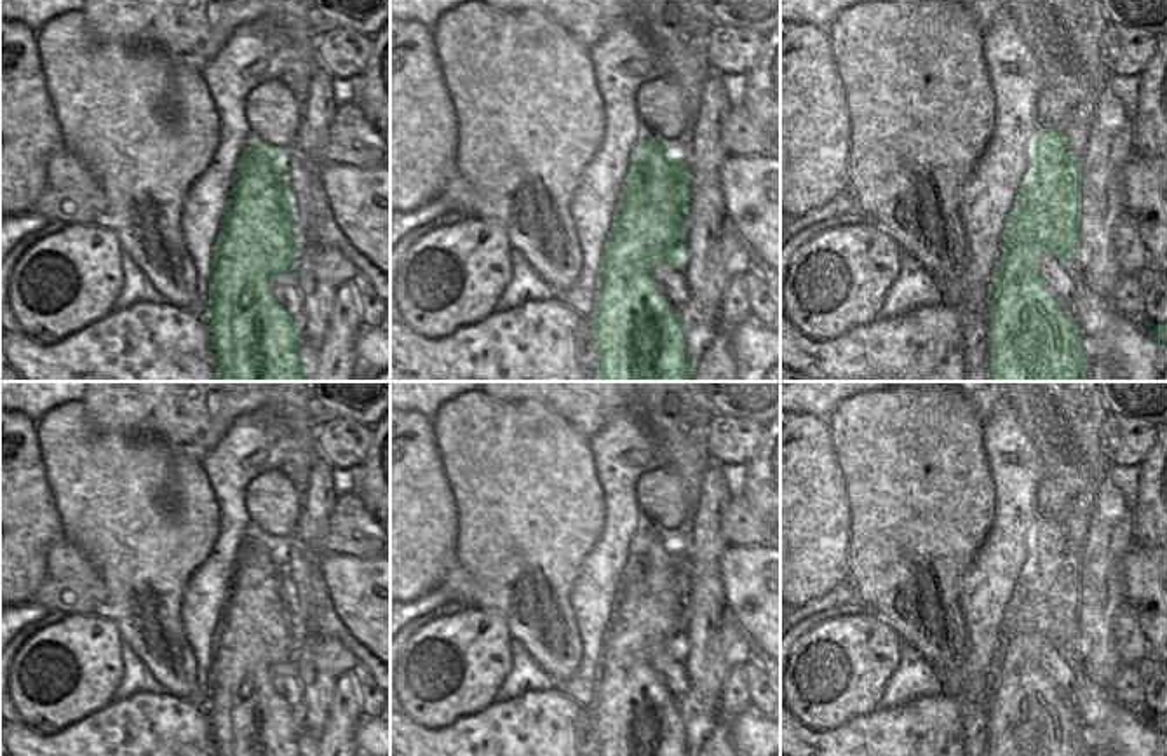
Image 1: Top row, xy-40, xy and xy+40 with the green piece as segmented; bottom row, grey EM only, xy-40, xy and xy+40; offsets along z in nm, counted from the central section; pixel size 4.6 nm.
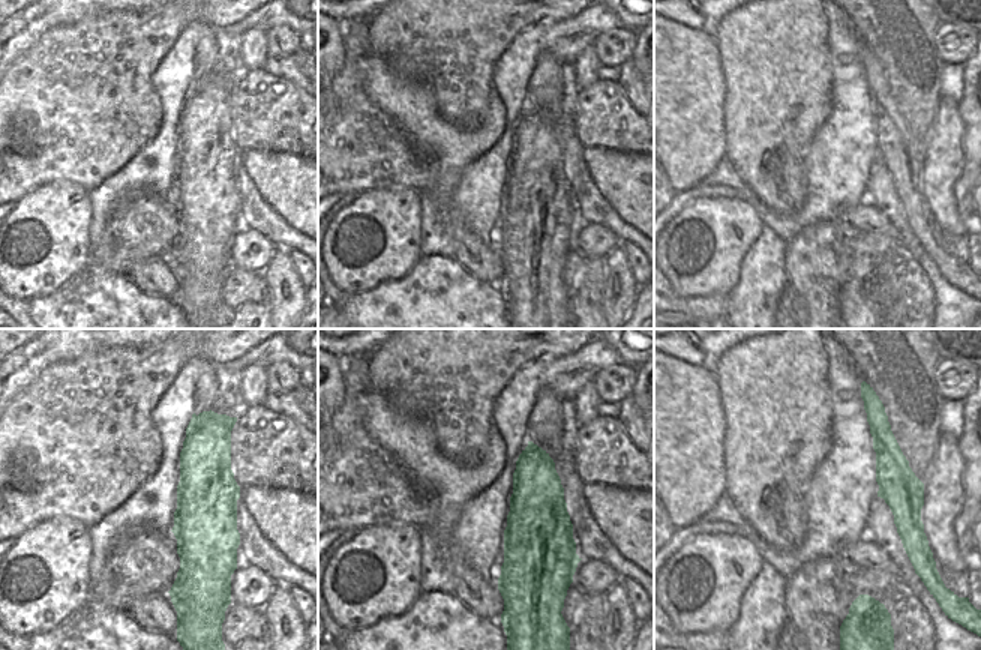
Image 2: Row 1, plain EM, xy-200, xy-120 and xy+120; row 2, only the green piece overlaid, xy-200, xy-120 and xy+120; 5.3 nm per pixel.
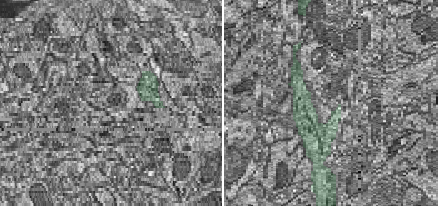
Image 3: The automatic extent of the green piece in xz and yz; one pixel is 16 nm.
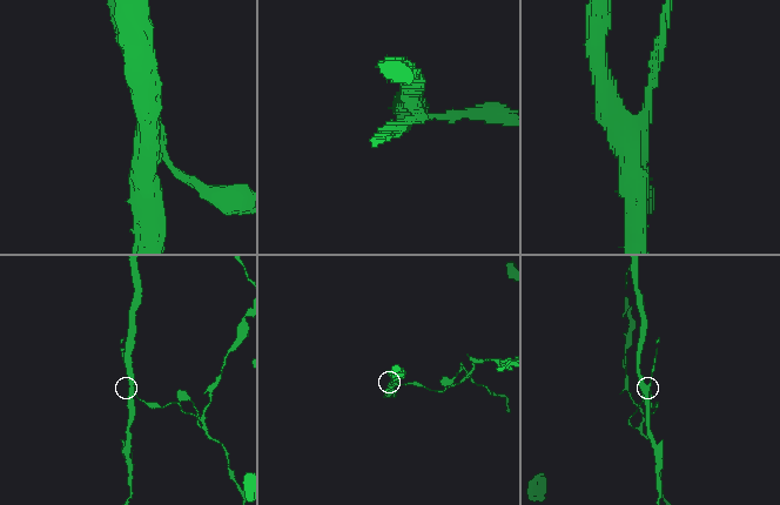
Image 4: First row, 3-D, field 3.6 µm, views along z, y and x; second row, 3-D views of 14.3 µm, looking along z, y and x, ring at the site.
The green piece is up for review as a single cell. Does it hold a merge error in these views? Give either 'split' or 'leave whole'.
split

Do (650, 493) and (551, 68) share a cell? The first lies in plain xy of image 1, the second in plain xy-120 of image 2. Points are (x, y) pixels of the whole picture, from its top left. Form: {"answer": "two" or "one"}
{"answer": "one"}

